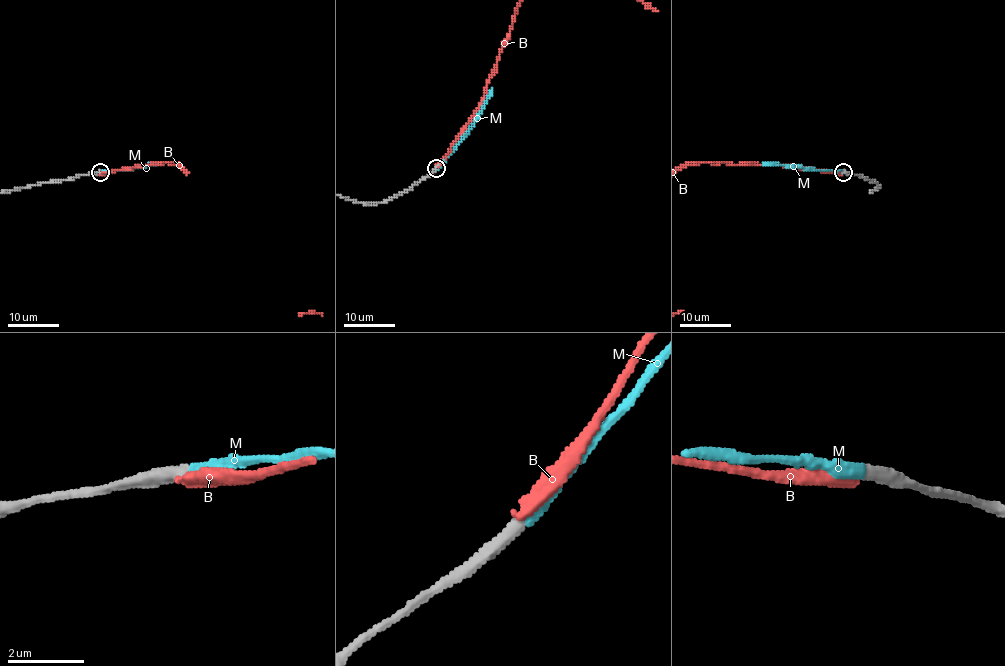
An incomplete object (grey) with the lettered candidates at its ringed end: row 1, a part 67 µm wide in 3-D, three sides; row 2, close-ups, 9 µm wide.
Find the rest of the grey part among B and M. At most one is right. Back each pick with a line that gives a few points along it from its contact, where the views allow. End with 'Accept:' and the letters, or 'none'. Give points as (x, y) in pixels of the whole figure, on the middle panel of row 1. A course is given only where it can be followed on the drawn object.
M: Its course: (437, 169), (473, 123), (492, 88)
Accept: M

